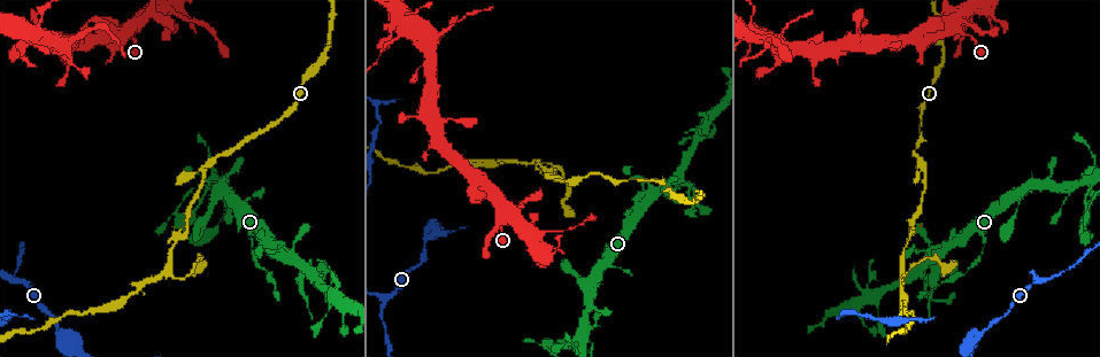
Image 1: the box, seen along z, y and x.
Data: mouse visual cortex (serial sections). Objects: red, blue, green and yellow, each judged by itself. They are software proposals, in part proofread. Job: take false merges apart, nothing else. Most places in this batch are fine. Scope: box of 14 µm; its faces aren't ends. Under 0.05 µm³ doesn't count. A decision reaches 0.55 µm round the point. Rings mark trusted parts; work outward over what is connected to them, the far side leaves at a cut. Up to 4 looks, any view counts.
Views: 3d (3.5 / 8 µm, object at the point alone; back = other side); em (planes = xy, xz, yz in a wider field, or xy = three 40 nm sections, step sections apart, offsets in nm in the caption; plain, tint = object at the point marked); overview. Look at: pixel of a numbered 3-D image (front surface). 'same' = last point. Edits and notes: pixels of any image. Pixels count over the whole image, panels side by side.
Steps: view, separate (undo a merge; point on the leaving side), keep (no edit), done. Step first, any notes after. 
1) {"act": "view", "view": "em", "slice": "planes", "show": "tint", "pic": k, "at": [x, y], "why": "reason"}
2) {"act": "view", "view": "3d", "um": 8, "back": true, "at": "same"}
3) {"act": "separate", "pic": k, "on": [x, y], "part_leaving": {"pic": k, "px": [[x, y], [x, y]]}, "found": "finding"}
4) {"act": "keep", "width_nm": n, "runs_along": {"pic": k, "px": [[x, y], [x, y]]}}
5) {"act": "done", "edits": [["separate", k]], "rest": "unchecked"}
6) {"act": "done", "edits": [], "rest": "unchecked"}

{"act": "view", "view": "3d", "um": 3.5, "back": true, "pic": 1, "at": [983, 250], "why": "a narrow waist"}

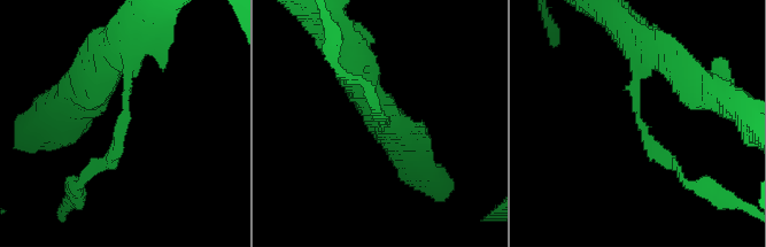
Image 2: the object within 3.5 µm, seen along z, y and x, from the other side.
{"act": "view", "view": "em", "slice": "xy", "step": 5, "show": "tint", "pic": 2, "at": [381, 118], "arm_widths_nm": [200, 250], "why": "now the EM"}

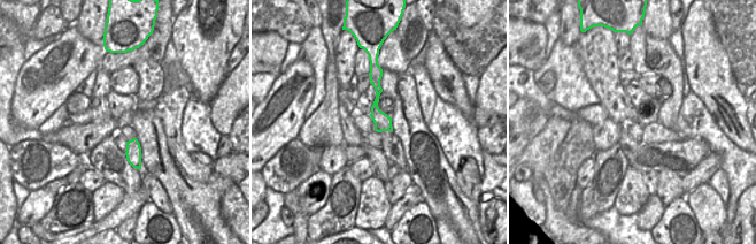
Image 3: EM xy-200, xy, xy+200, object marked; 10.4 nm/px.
{"act": "keep", "runs_along": {"pic": 3, "px": [[372, 71], [376, 114], [388, 128]]}, "found": "continuous, no second cell"}

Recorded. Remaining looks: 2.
{"act": "view", "view": "3d", "um": 3.5, "pic": 1, "at": [1084, 181], "why": "four arms meet"}

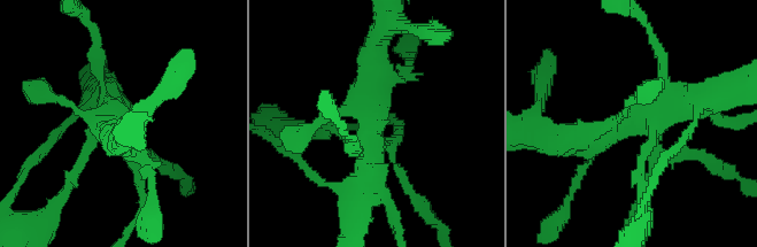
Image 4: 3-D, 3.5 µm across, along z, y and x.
{"act": "view", "view": "em", "slice": "planes", "show": "tint", "pic": 4, "at": [372, 124], "why": "now the EM"}

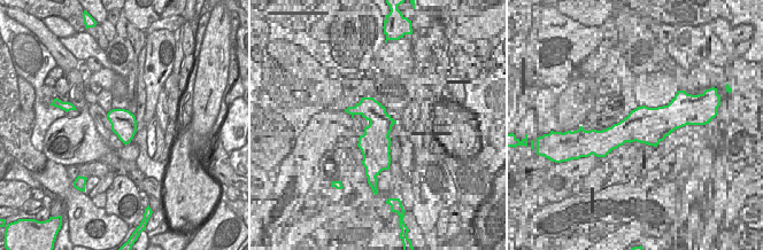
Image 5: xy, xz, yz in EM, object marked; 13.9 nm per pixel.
{"act": "keep", "runs_along": {"pic": 4, "px": [[373, 53], [370, 141], [338, 130]]}, "found": "continuous, no second cell"}

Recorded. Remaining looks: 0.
{"act": "done", "edits": [], "rest": "unchecked"}

